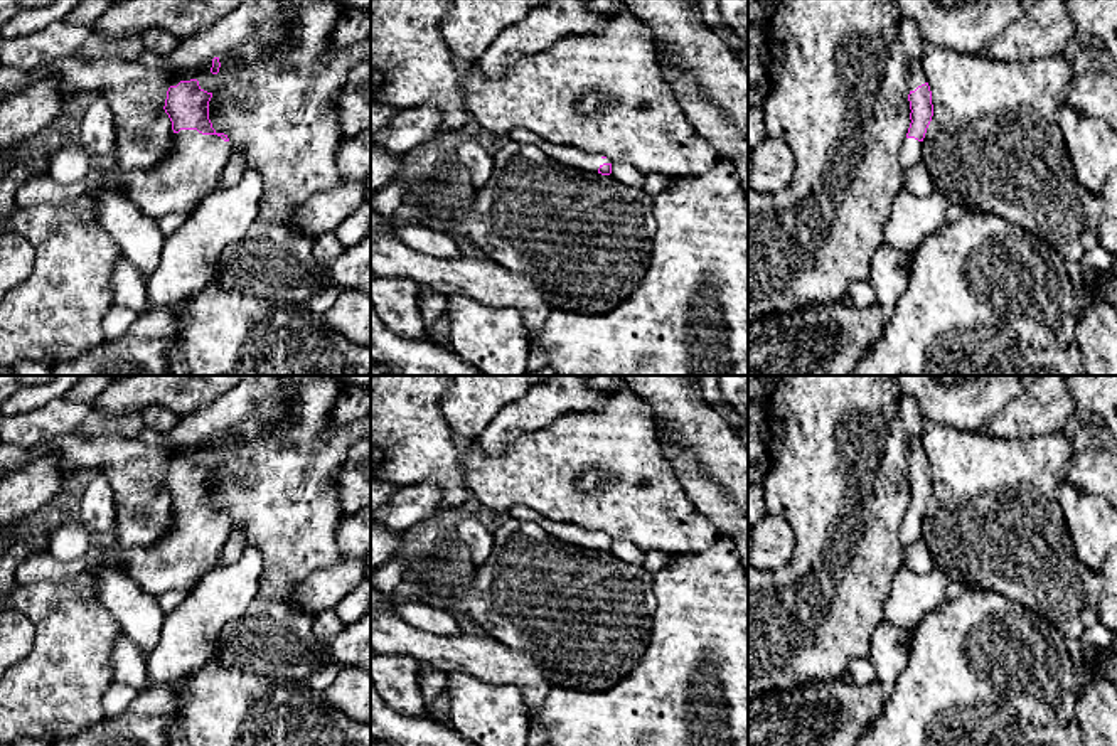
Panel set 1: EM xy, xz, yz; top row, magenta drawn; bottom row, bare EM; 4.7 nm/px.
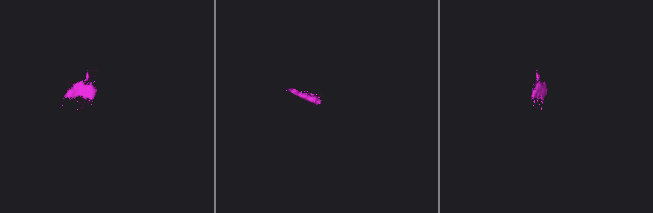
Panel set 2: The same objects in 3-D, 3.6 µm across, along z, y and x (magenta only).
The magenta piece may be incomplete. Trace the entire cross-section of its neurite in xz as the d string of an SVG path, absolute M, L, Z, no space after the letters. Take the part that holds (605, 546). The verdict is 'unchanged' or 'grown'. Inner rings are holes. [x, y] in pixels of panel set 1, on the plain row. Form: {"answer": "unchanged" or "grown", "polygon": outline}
{"answer": "grown", "polygon": "M516 505L509 510L509 514L510 514L510 517L514 517L521 522L532 522L532 524L539 525L549 536L553 536L563 542L583 546L588 549L598 549L601 552L612 551L612 539L607 534L585 530L583 527L571 525L571 524L553 522L553 520L539 515L536 510L531 510L527 505Z"}

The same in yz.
{"answer": "grown", "polygon": "M906 396L901 397L900 418L906 434L908 478L911 487L911 500L900 530L900 544L905 552L913 541L920 539L922 519L933 493L933 482L932 468L920 440L925 419L918 409L917 399Z"}

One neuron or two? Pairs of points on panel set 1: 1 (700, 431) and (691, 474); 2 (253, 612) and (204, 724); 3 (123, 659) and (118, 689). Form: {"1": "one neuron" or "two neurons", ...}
{"1": "two neurons", "2": "one neuron", "3": "two neurons"}

